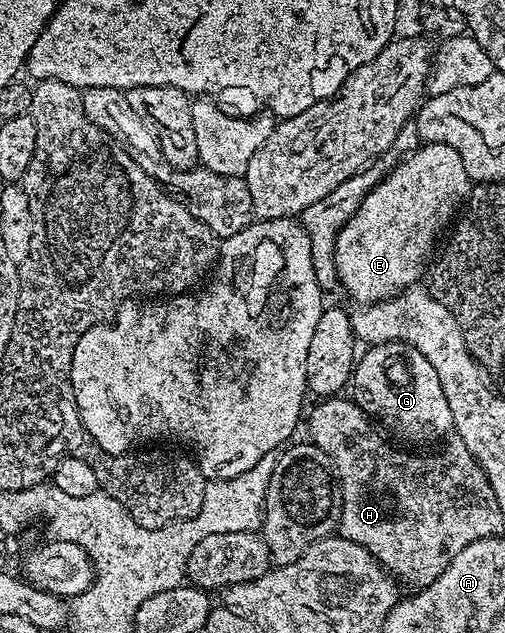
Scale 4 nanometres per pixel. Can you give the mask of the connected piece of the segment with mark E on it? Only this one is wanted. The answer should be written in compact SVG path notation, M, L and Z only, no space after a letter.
M430 142L418 145L402 158L405 159L394 170L390 169L375 184L375 188L371 188L371 192L361 201L359 208L353 211L353 215L346 222L340 223L332 239L333 260L340 289L345 289L357 304L382 302L385 298L394 298L402 290L414 287L418 283L417 277L426 273L429 253L432 252L441 229L454 221L455 215L466 205L469 196L471 180L455 148Z

